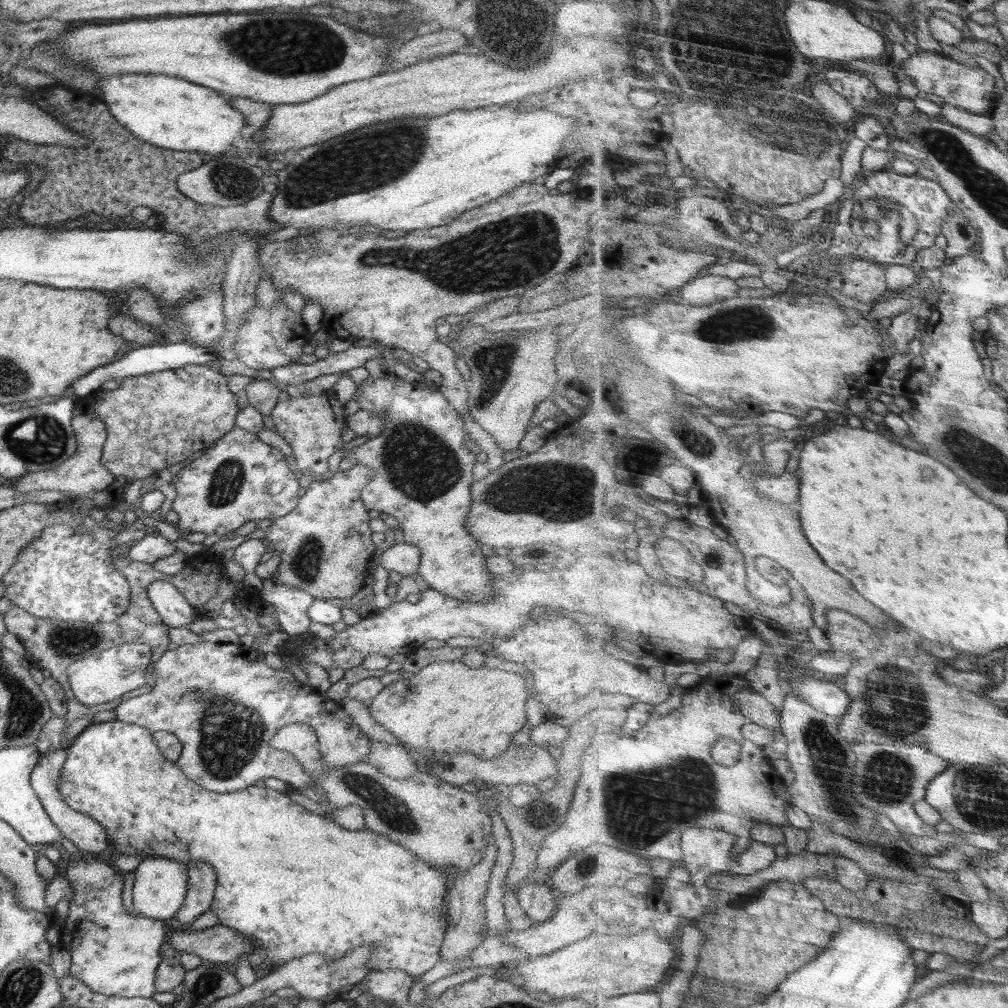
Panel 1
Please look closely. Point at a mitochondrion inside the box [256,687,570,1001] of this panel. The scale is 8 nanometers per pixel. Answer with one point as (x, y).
(391, 811)

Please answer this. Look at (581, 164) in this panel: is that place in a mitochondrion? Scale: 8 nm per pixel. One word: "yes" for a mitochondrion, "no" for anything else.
no

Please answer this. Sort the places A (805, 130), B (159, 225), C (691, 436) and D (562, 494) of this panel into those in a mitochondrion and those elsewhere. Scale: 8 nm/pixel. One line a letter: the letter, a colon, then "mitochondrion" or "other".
A: mitochondrion
B: other
C: mitochondrion
D: mitochondrion

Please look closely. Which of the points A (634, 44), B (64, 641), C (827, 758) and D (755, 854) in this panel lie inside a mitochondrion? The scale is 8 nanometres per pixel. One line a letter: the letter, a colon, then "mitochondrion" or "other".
A: other
B: mitochondrion
C: mitochondrion
D: other

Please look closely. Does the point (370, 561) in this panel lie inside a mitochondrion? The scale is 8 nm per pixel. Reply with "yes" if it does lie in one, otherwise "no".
no

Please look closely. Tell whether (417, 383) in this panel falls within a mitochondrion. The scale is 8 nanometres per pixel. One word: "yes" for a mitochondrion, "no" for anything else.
no

